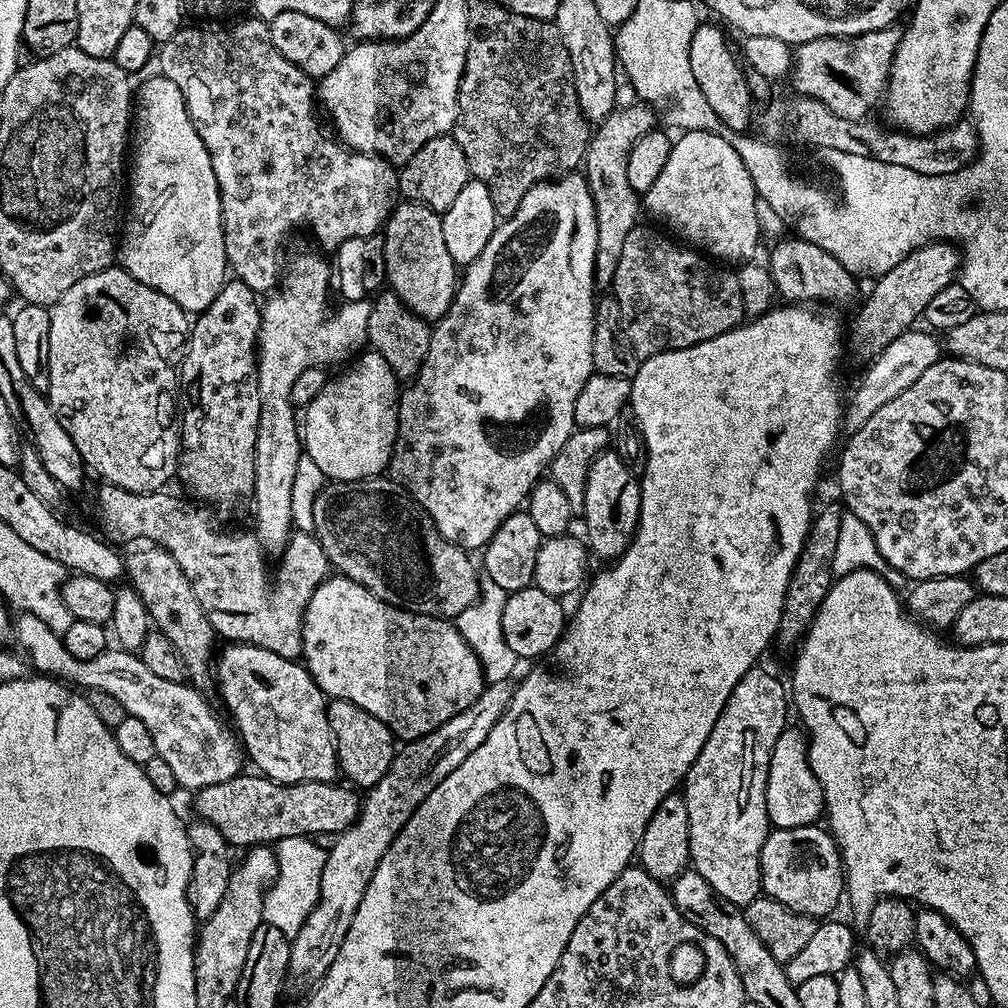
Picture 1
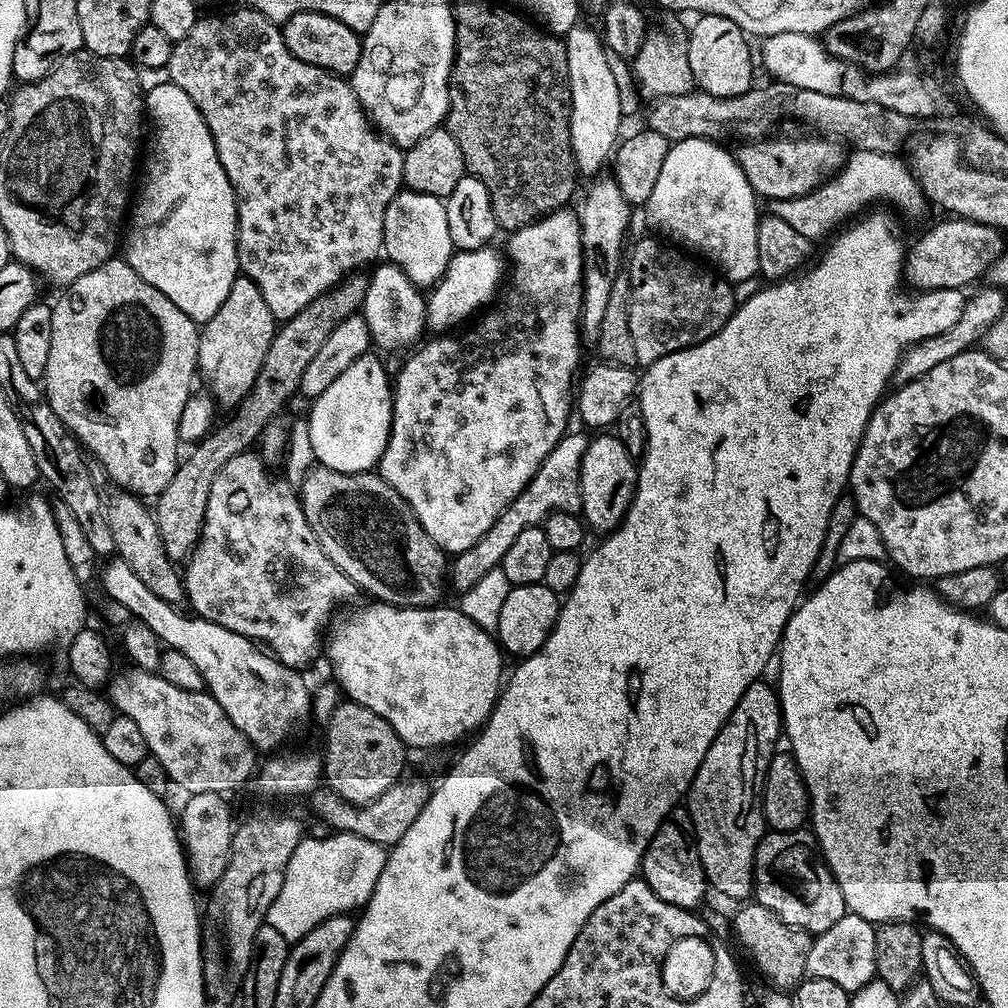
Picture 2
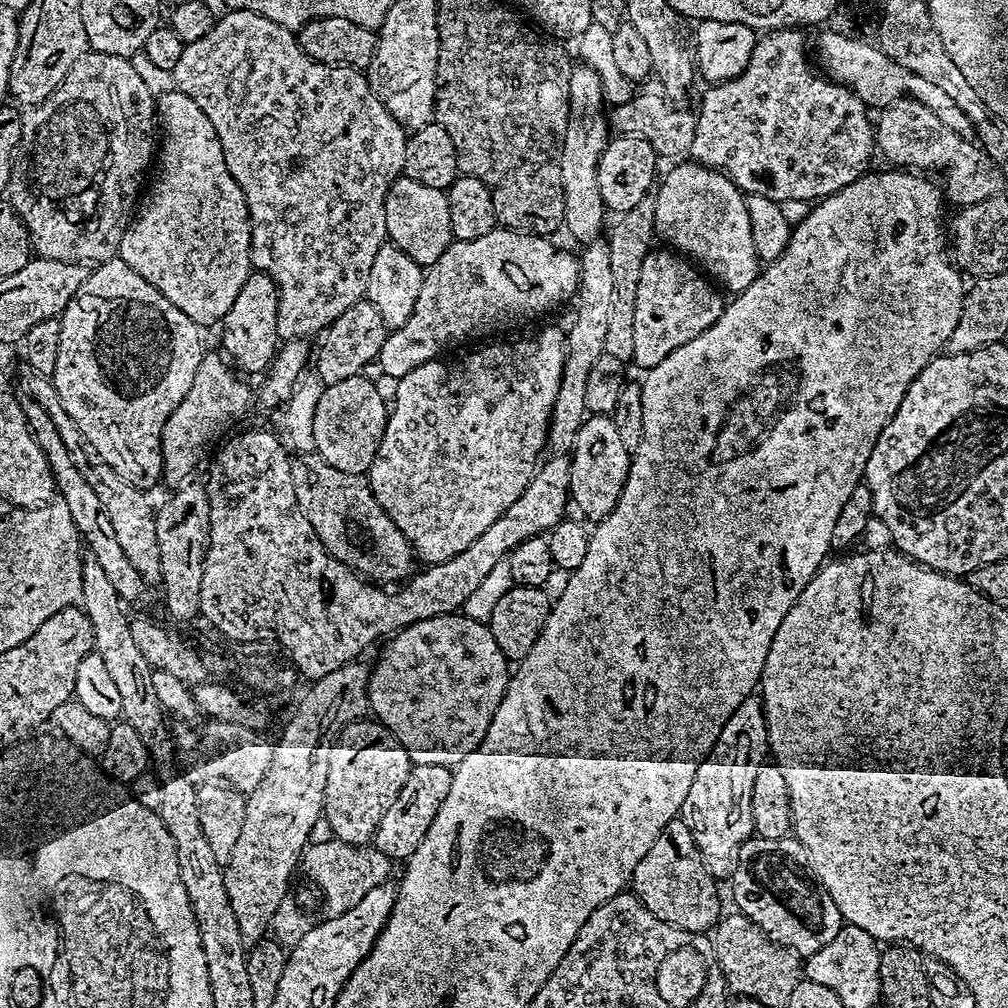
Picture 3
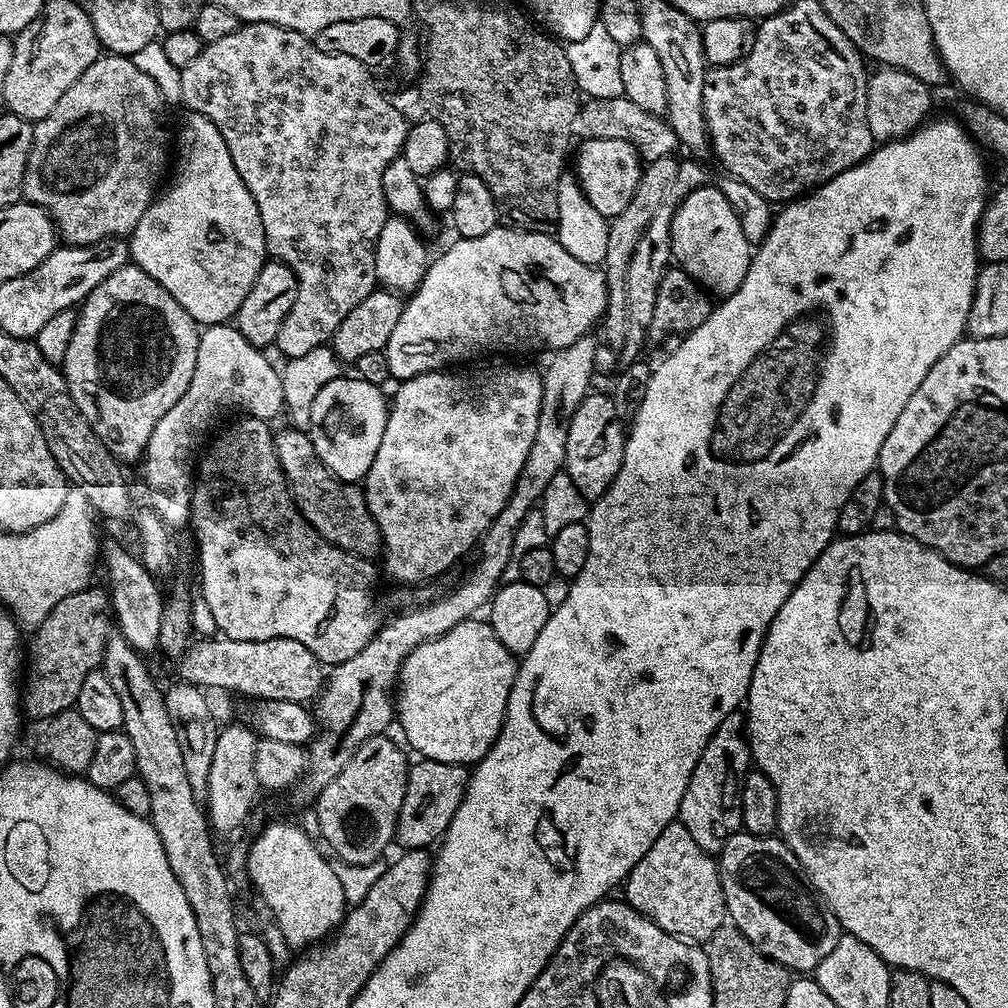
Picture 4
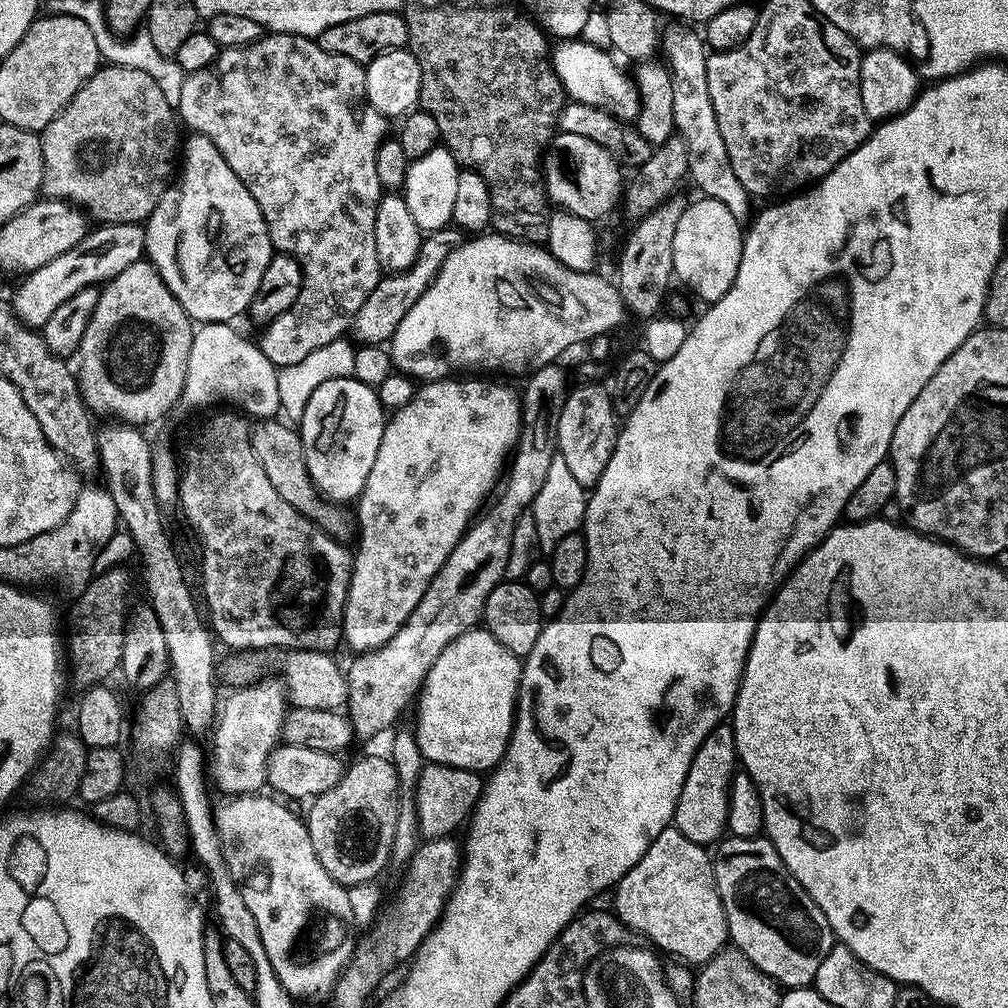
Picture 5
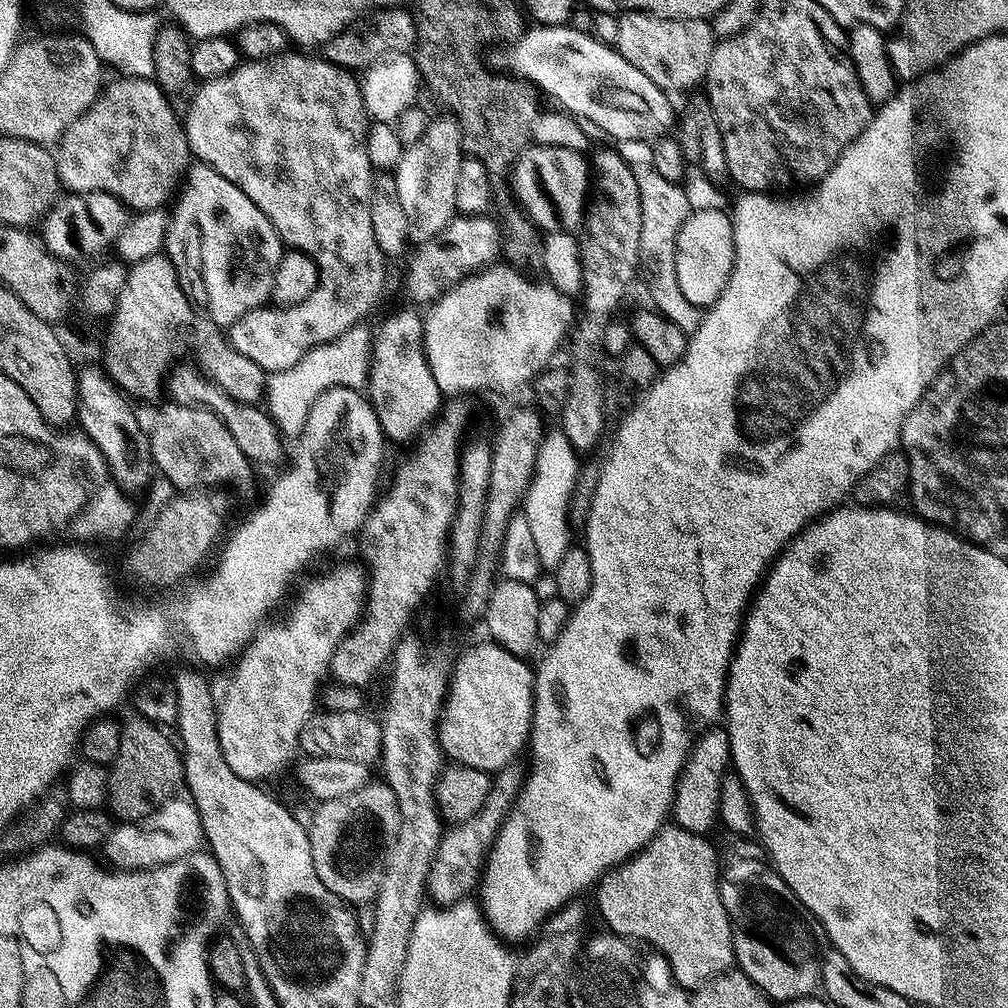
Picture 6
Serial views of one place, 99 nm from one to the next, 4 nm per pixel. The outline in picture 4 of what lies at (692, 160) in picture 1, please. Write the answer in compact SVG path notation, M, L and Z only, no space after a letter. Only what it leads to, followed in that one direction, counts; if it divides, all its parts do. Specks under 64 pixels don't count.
M699 186L677 206L672 222L671 255L675 263L696 279L701 288L713 297L723 298L734 294L750 270L754 251L746 242L734 206L726 202L719 187Z

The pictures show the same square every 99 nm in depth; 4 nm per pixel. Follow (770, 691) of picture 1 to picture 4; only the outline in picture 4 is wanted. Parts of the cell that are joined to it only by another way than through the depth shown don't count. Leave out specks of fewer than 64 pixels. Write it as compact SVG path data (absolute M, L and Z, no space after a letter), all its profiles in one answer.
M740 710L731 712L718 726L718 730L714 730L710 742L706 742L706 750L702 750L702 758L698 758L698 766L694 766L694 774L686 786L686 794L682 794L679 823L690 830L690 838L694 838L694 842L698 842L698 846L702 846L702 850L709 854L719 853L726 841L742 828L740 785L750 768L745 736L745 713Z

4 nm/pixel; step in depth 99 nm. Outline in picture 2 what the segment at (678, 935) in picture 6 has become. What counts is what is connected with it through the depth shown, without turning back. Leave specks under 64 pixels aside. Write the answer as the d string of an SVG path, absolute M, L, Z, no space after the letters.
M687 807L673 808L667 820L658 826L654 838L650 838L644 857L640 859L638 872L662 902L678 908L699 909L699 904L704 900L704 891L709 891L710 885L704 878L704 867L696 849L692 815Z

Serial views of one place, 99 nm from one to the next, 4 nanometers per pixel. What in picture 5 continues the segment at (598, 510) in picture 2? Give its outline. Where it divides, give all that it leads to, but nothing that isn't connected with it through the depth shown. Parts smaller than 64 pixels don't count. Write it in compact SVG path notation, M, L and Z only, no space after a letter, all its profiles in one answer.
M584 384L581 388L573 387L558 418L556 446L559 455L566 460L567 468L574 474L575 481L585 490L595 488L602 478L612 457L617 435L618 417L612 408L609 389L599 388L596 384Z

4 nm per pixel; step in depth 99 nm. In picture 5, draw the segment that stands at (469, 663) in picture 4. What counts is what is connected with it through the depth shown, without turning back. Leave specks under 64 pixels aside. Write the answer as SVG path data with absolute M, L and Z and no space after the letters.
M483 626L454 638L454 642L434 658L414 701L414 735L425 761L471 768L481 774L495 768L512 736L521 667L521 657L506 650Z

